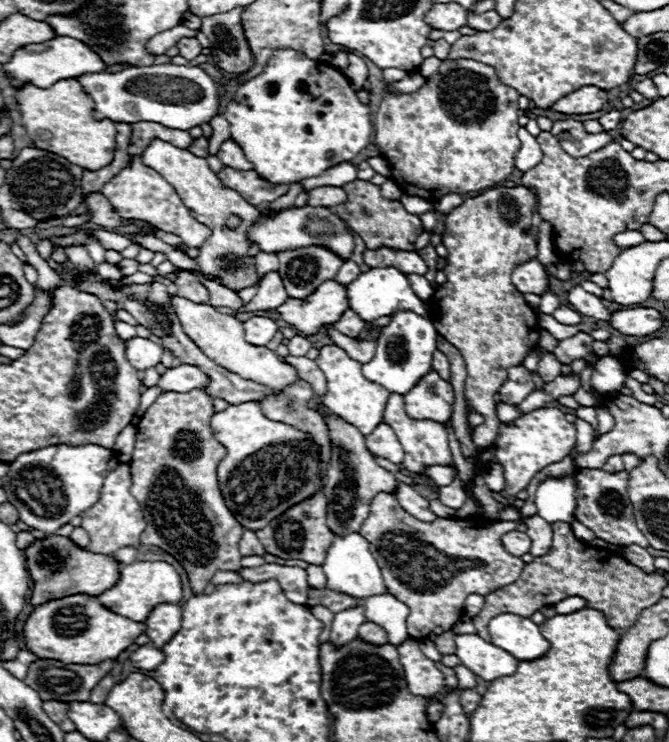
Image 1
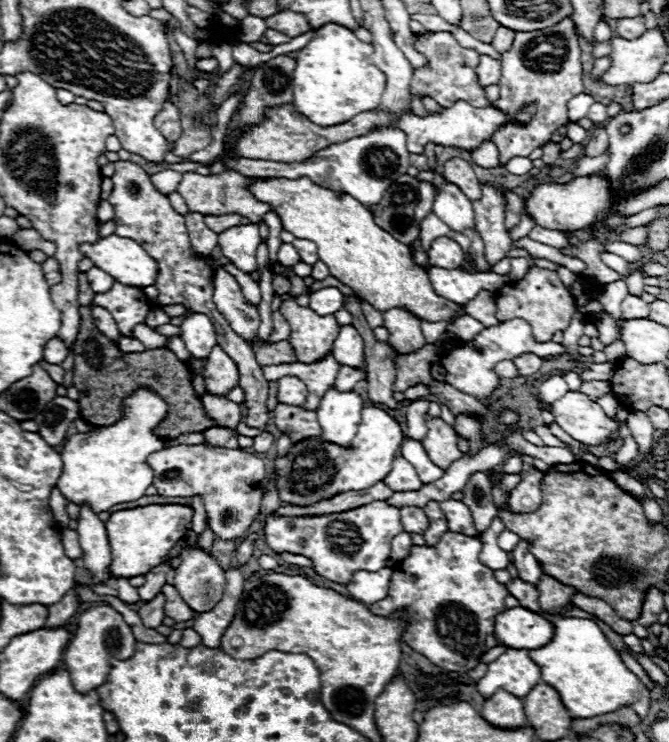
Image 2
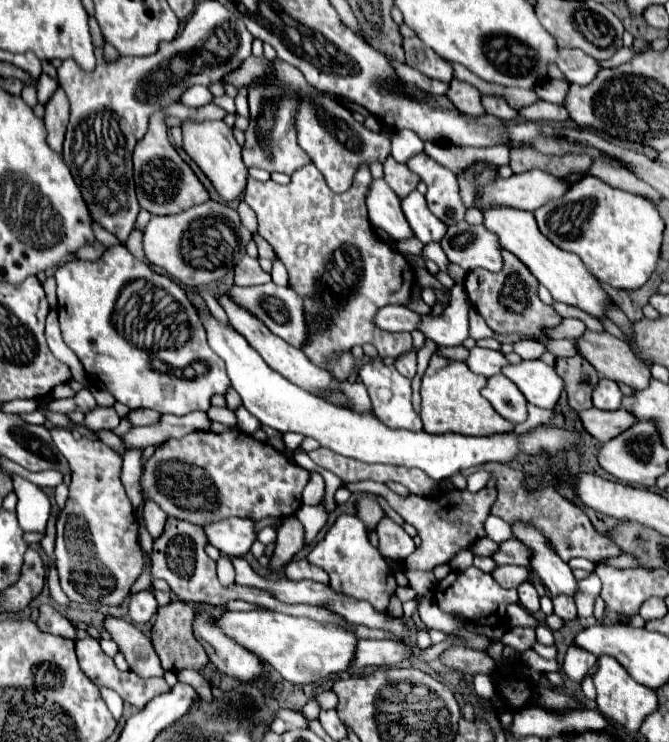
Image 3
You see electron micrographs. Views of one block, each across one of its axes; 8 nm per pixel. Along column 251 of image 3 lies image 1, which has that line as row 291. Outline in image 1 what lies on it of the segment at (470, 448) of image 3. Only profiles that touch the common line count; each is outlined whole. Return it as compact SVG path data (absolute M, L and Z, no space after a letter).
M372 268L370 272L360 274L354 282L346 286L346 298L348 298L348 308L354 310L364 322L376 320L380 316L388 316L394 310L412 310L428 318L426 304L412 292L406 274L402 274L396 268Z

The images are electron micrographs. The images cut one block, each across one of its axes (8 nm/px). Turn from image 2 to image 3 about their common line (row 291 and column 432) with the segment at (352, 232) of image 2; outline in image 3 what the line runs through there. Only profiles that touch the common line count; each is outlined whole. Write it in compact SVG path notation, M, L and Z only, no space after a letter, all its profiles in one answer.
M434 352L420 382L420 396L422 396L420 418L424 430L432 434L458 432L464 436L488 436L496 432L514 430L514 426L508 424L508 420L504 420L502 416L498 416L498 412L480 394L484 384L486 378L474 374L464 362L442 358L440 352Z

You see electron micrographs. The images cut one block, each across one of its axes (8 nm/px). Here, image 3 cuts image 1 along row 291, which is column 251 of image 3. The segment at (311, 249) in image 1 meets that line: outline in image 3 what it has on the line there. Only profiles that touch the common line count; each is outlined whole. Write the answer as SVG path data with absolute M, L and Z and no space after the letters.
M274 282L260 284L260 286L230 286L228 296L244 310L248 310L252 316L256 316L272 334L280 336L288 344L300 348L304 344L304 312L302 312L302 300L300 296L288 288L278 286Z

